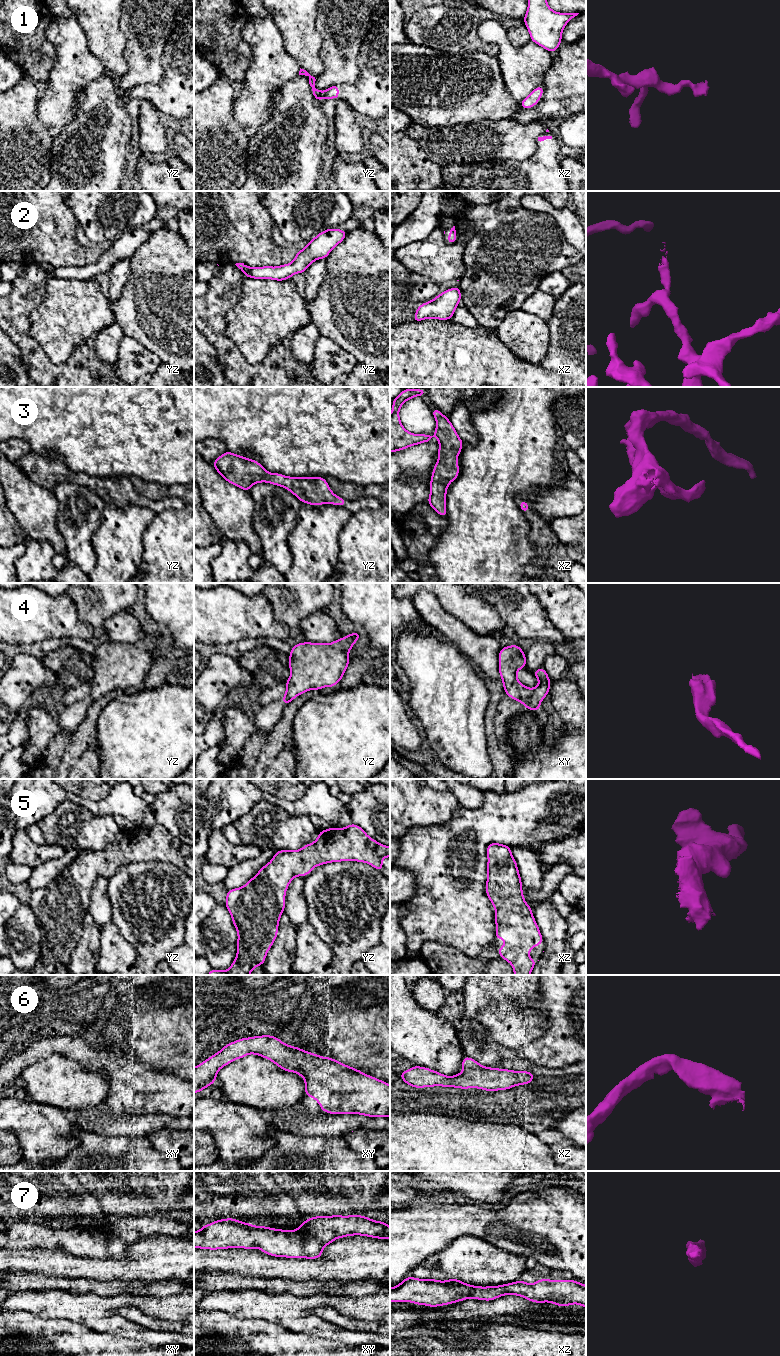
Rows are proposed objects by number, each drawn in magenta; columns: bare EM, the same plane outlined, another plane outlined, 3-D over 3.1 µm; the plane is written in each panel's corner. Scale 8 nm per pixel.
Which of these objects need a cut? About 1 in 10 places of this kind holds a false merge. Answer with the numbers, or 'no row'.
no row

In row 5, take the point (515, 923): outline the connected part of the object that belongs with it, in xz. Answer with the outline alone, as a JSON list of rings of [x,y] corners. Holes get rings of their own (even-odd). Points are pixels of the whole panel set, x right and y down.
[[[497,842],[487,846],[486,854],[488,857],[486,895],[495,908],[495,939],[505,940],[505,946],[498,947],[497,952],[500,958],[512,965],[514,975],[530,975],[539,960],[531,960],[529,952],[544,941],[534,919],[532,908],[523,897],[522,881],[516,860],[512,856],[510,846]]]

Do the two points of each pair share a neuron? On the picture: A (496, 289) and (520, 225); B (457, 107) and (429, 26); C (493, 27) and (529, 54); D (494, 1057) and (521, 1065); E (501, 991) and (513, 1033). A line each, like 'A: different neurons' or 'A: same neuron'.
A: same neuron
B: different neurons
C: same neuron
D: same neuron
E: same neuron

